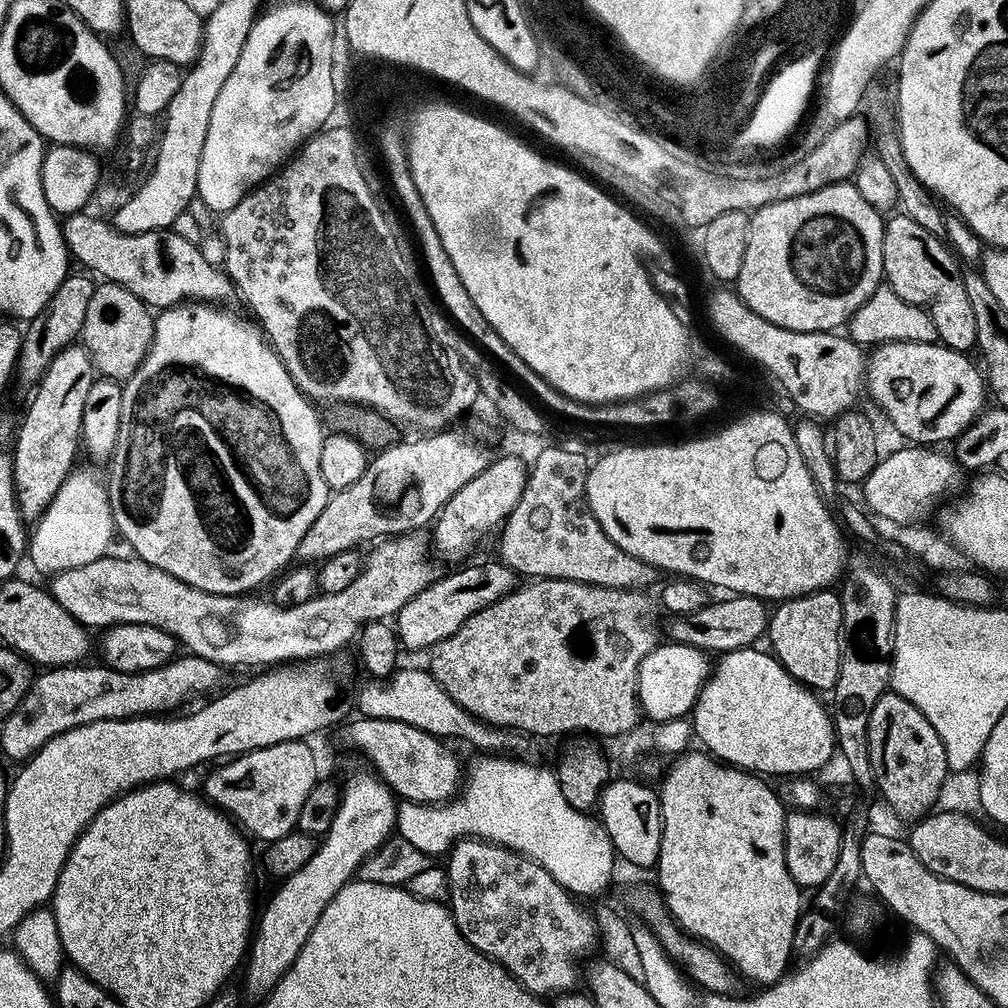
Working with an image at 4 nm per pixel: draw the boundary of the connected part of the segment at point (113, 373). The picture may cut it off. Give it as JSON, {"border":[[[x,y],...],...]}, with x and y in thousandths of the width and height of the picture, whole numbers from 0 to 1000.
{"border":[[[99,280],[85,305],[81,344],[87,348],[91,362],[100,374],[125,379],[137,367],[151,341],[153,313],[129,288],[119,282]]]}

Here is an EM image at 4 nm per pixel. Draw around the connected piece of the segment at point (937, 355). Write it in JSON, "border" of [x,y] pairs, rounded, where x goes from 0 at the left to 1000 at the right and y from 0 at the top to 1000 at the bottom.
{"border":[[[887,339],[886,341],[870,341],[864,346],[863,352],[859,357],[859,389],[865,392],[865,397],[881,412],[883,420],[889,424],[889,429],[893,433],[898,433],[898,438],[904,438],[909,442],[933,442],[936,437],[940,438],[947,438],[948,434],[954,432],[963,421],[965,415],[972,412],[978,404],[976,391],[978,393],[978,377],[974,372],[973,366],[960,358],[961,354],[954,349],[947,349],[945,345],[938,345],[936,341],[930,339],[927,341],[912,341],[911,339]]]}

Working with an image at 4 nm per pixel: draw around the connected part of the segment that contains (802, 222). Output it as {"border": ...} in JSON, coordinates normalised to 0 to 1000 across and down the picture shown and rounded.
{"border":[[[848,182],[820,183],[815,188],[756,204],[743,213],[739,255],[732,293],[756,315],[793,329],[823,329],[840,322],[845,313],[877,278],[875,236],[879,221],[874,207],[855,196]]]}

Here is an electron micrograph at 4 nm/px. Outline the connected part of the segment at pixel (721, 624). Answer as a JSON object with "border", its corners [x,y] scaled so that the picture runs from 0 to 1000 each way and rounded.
{"border":[[[733,589],[723,590],[722,595],[710,595],[700,597],[694,603],[685,608],[677,608],[675,610],[664,610],[663,627],[661,623],[661,631],[666,638],[680,639],[681,641],[688,641],[693,647],[699,649],[717,649],[727,647],[728,645],[736,645],[737,643],[745,643],[751,638],[750,634],[757,632],[762,626],[762,617],[764,614],[764,603],[759,596],[752,594],[750,591],[735,591]]]}

